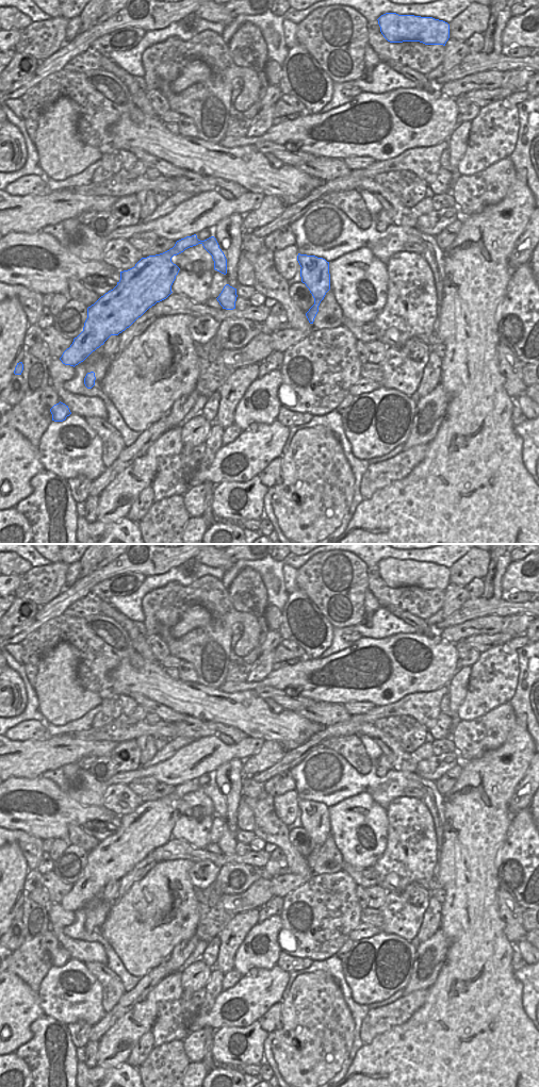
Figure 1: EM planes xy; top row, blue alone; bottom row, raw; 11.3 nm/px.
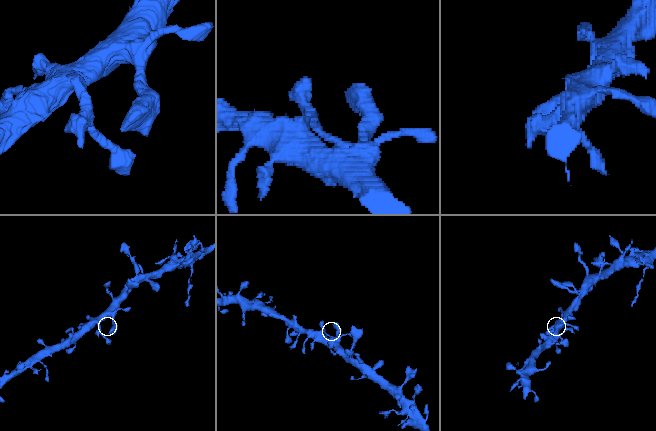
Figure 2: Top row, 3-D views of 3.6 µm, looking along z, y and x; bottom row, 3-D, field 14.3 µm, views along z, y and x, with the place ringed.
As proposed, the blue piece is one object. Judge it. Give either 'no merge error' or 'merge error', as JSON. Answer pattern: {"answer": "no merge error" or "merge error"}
{"answer": "no merge error"}

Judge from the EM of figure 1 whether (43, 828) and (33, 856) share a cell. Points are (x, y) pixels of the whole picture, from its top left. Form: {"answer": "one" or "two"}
{"answer": "two"}

